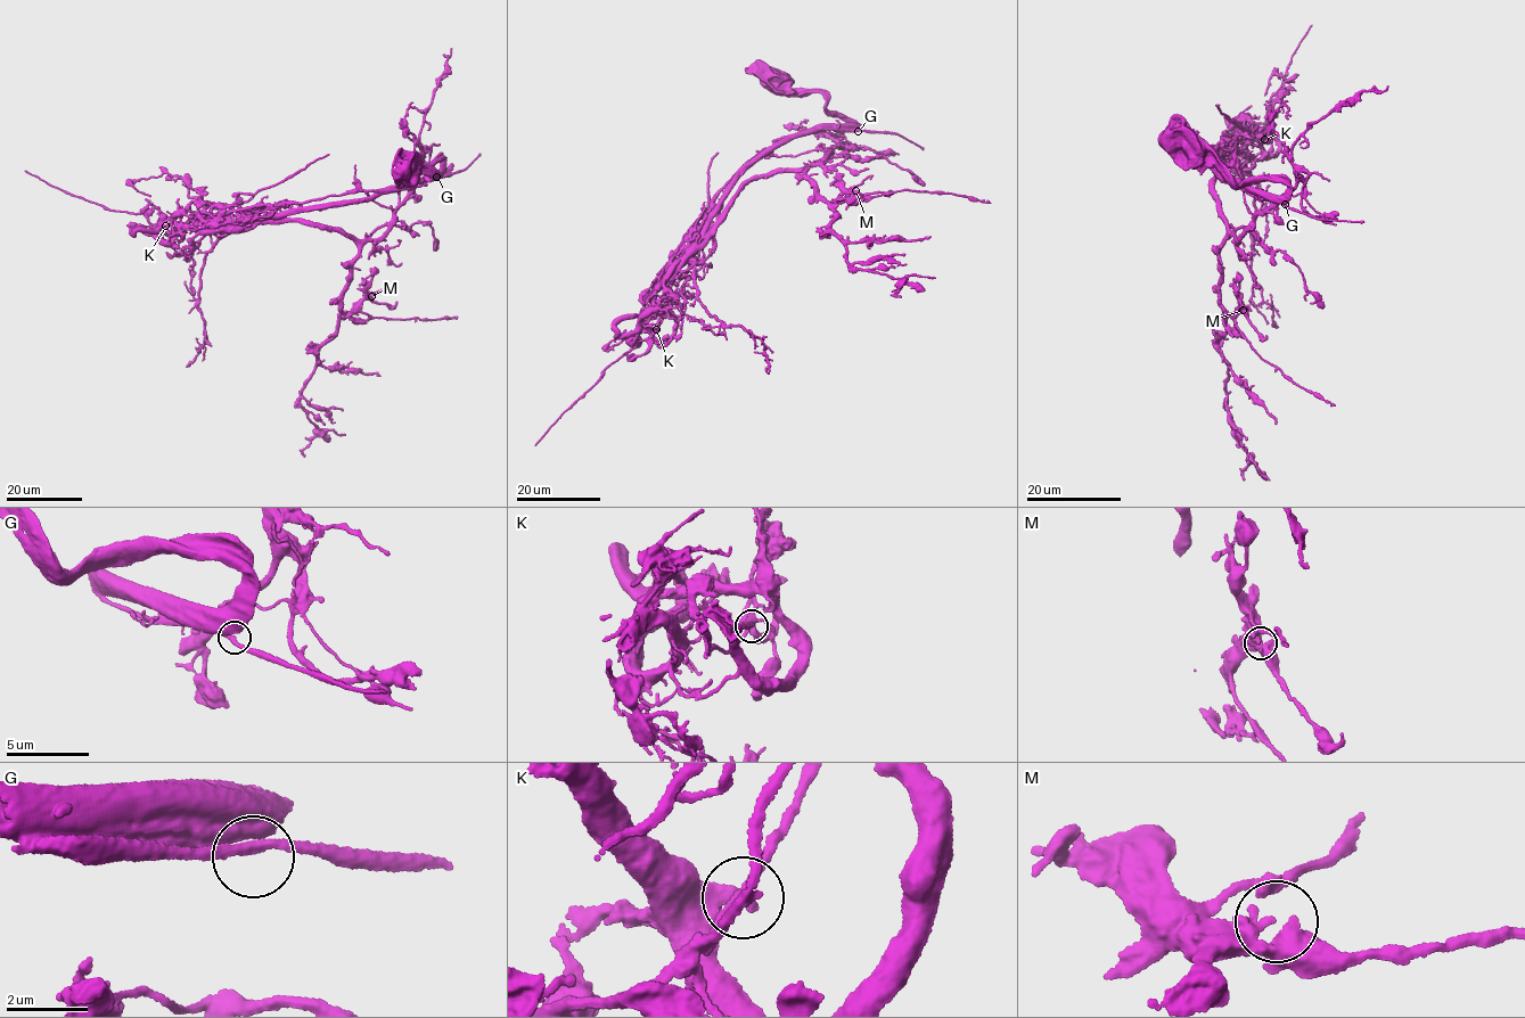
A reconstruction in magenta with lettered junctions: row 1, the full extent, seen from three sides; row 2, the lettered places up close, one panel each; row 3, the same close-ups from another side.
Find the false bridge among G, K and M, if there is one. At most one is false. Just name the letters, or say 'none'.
none

